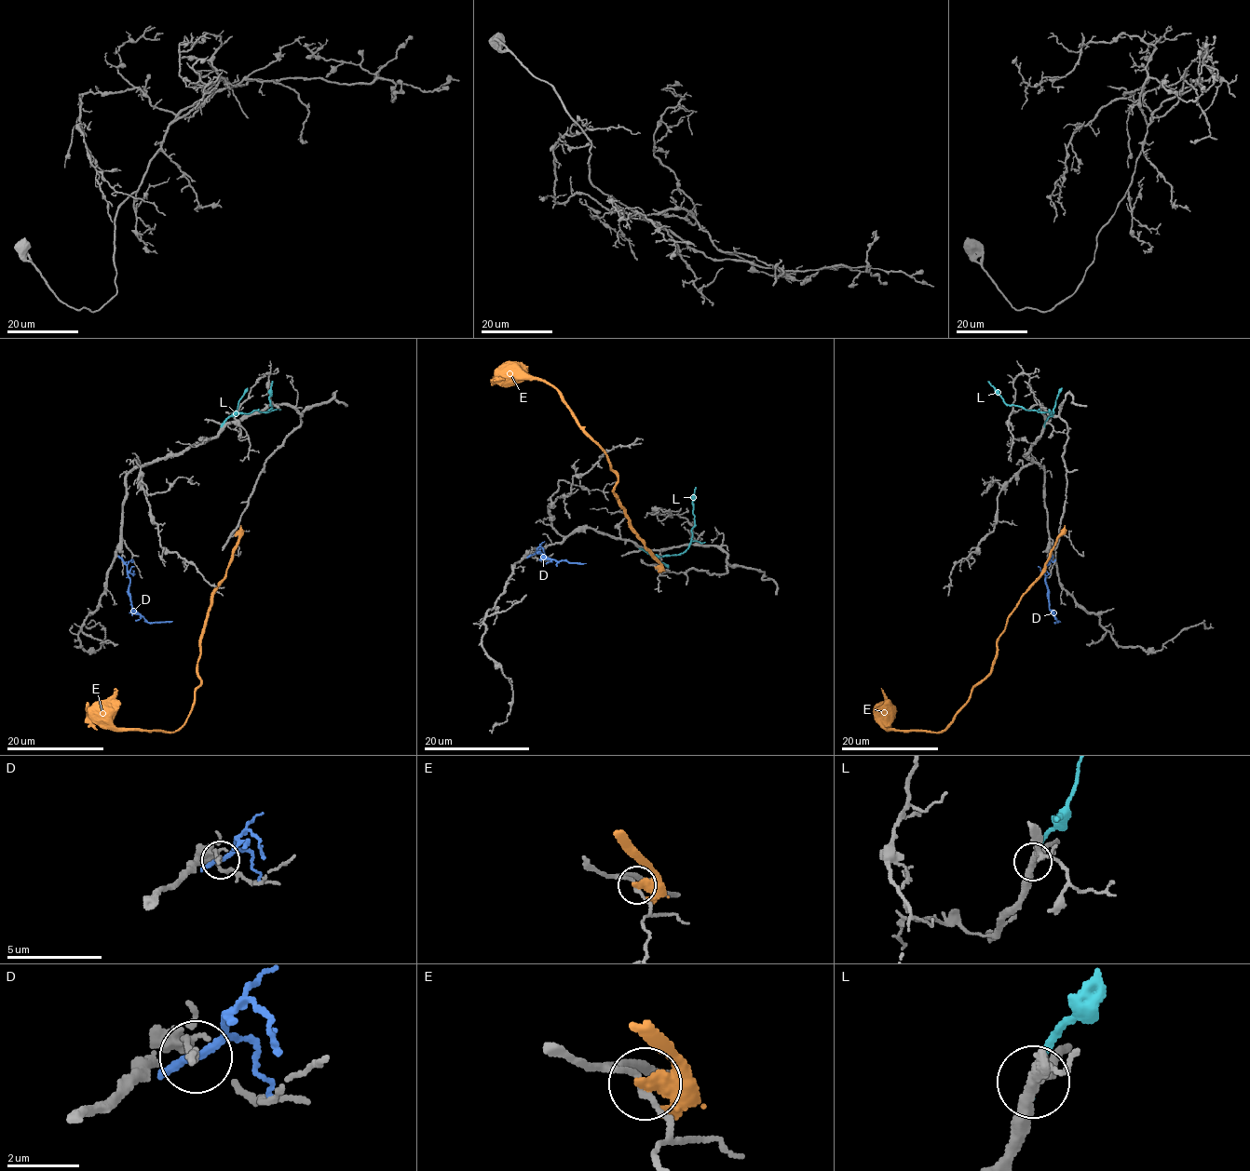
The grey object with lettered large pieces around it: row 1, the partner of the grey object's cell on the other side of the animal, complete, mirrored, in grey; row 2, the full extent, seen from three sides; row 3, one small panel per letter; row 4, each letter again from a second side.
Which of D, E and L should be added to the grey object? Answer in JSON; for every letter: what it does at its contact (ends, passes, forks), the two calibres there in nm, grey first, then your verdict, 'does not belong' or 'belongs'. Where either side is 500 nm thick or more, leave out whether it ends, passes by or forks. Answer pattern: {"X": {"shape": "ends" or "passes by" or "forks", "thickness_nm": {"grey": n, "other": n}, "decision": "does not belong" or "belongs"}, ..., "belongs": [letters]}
{"D": {"shape": "passes by", "thickness_nm": {"grey": 100, "other": 240}, "decision": "does not belong"}, "E": {"thickness_nm": {"grey": 130, "other": 500}, "decision": "does not belong"}, "L": {"shape": "ends", "thickness_nm": {"grey": 320, "other": 240}, "decision": "does not belong"}, "belongs": []}

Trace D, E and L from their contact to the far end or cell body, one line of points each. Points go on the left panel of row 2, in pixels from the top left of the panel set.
D: (123, 561), (129, 580), (131, 608), (148, 623), (172, 621)
E: (236, 533), (205, 619), (200, 684), (187, 720), (171, 733), (116, 729), (115, 688)
L: (222, 424), (229, 416), (269, 410), (272, 381)

